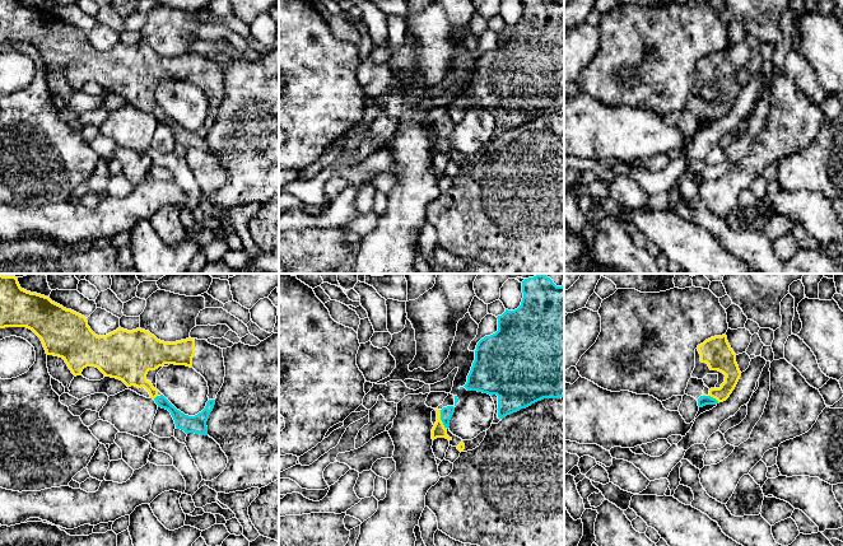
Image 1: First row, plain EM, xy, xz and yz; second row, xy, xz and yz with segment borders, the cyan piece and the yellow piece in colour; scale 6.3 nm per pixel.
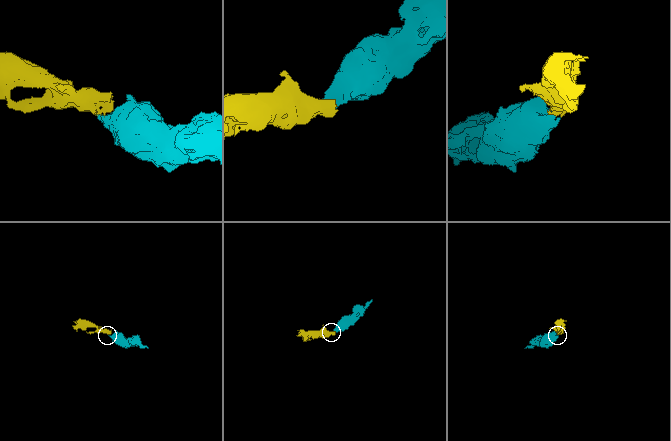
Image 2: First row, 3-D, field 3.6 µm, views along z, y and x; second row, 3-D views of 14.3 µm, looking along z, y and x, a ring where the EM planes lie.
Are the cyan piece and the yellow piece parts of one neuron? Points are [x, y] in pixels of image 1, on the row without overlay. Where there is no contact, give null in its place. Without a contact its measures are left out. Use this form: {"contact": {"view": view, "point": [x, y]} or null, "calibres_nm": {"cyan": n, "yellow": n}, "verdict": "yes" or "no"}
{"contact": {"view": "xz", "point": [441, 134]}, "calibres_nm": {"cyan": 80, "yellow": 90}, "verdict": "yes"}

